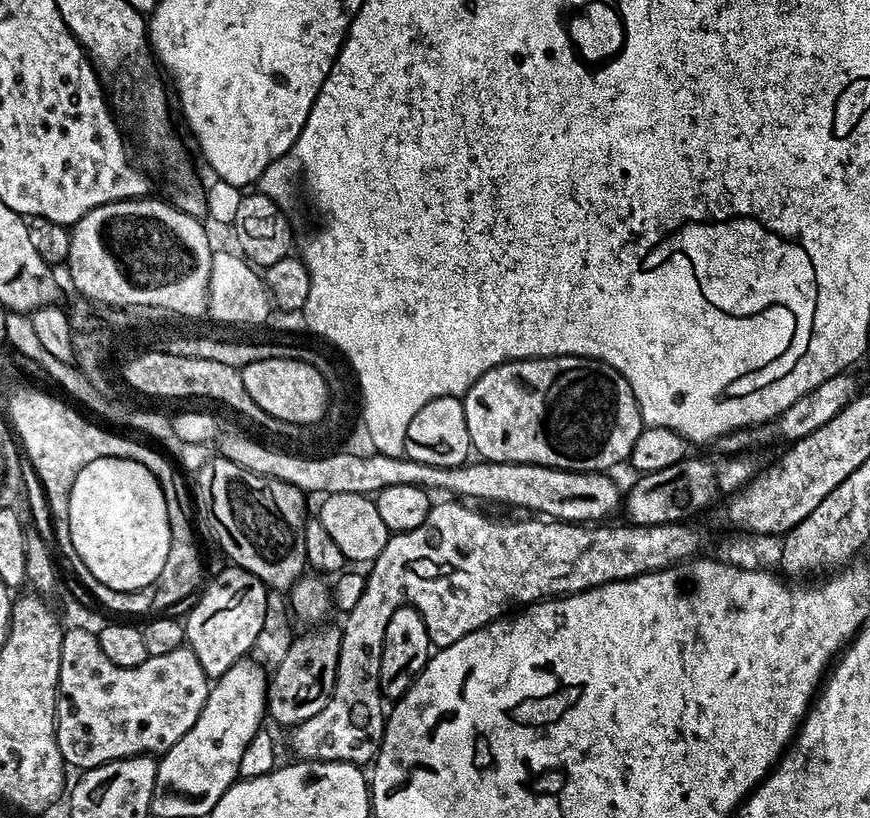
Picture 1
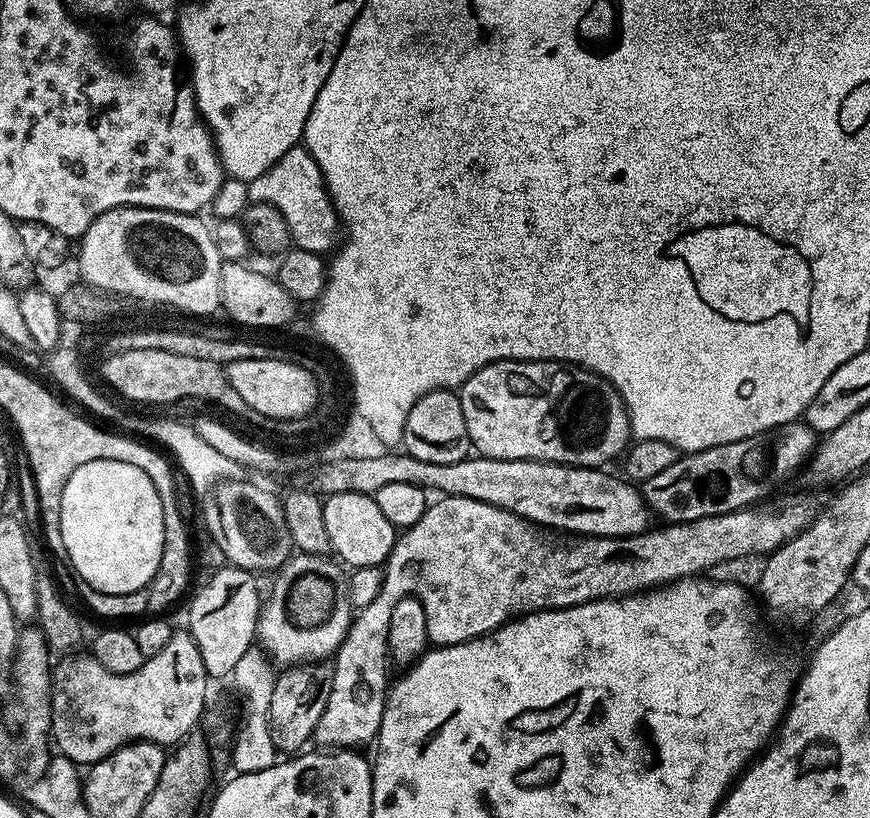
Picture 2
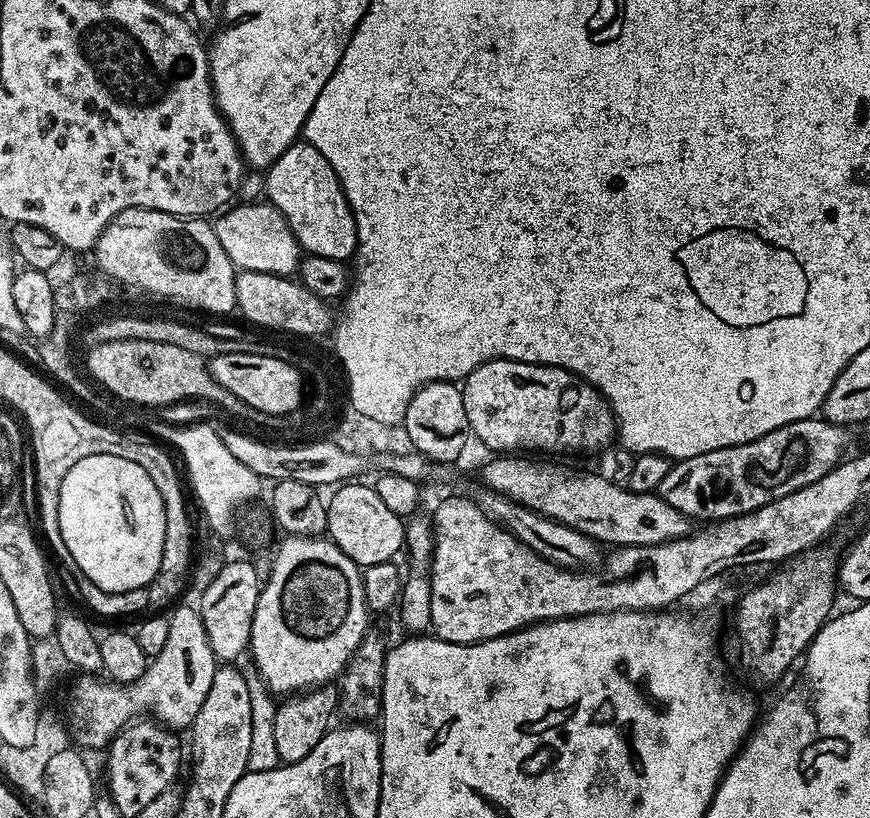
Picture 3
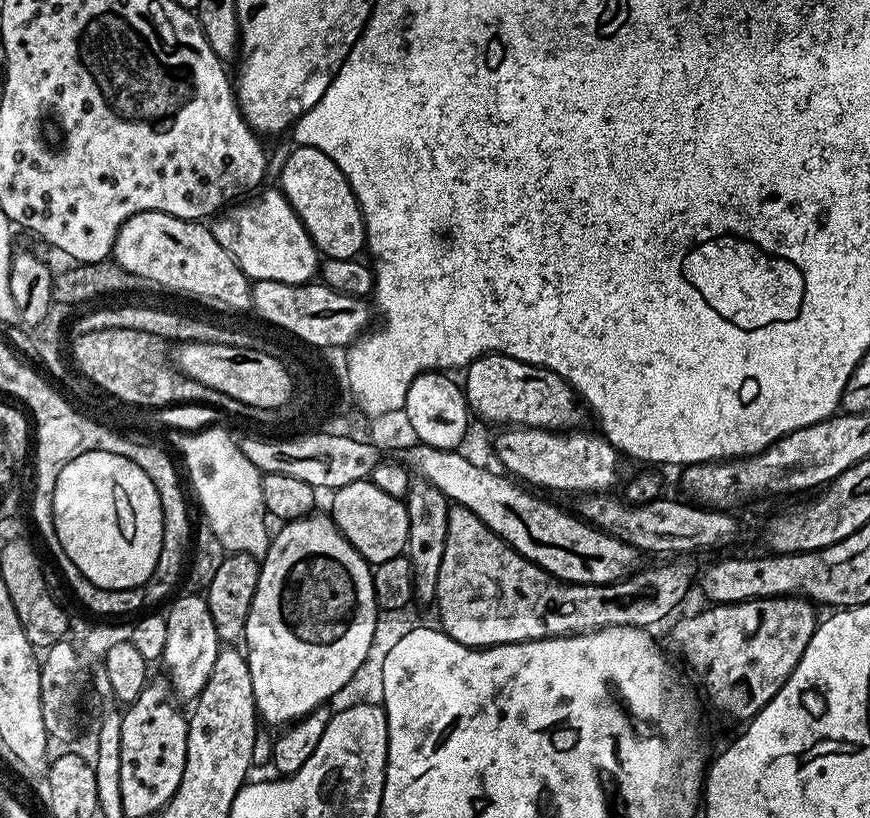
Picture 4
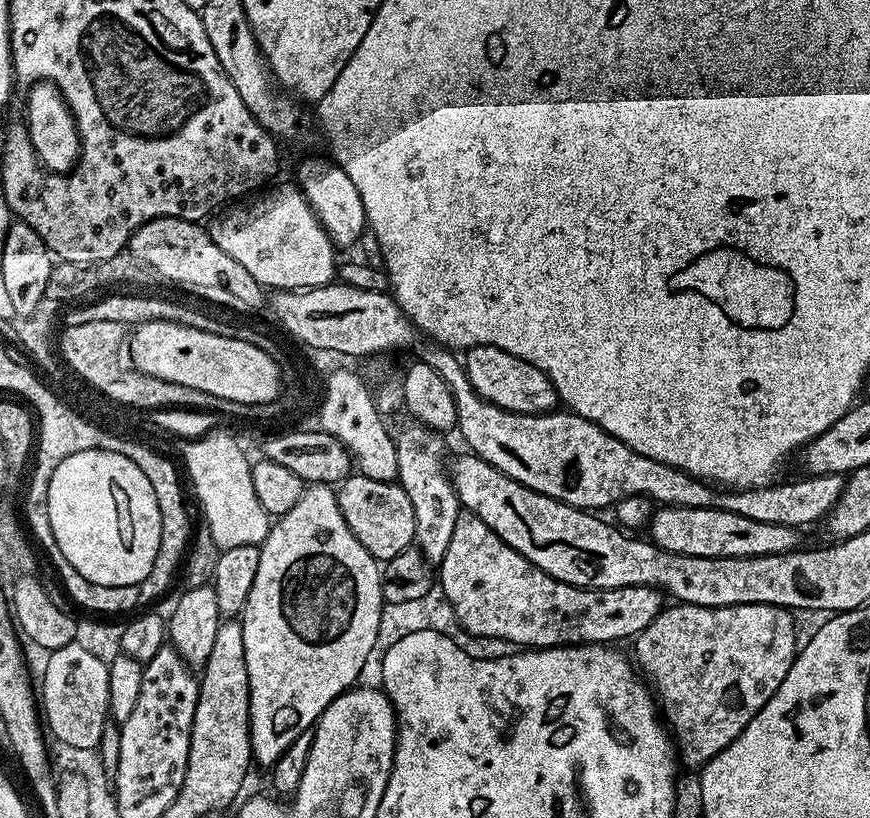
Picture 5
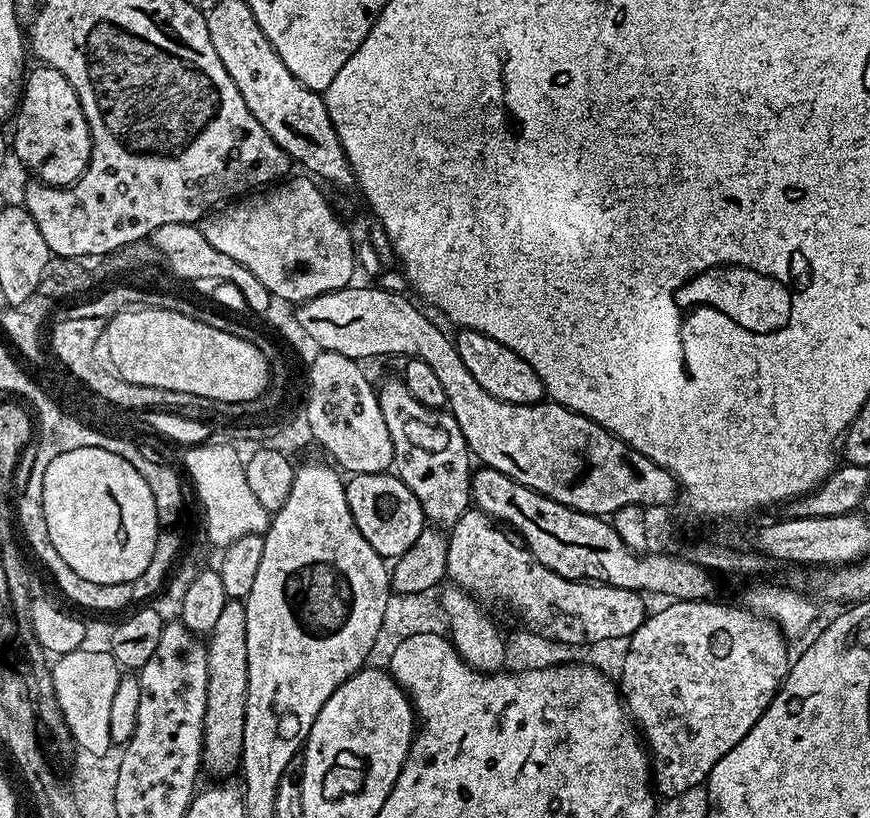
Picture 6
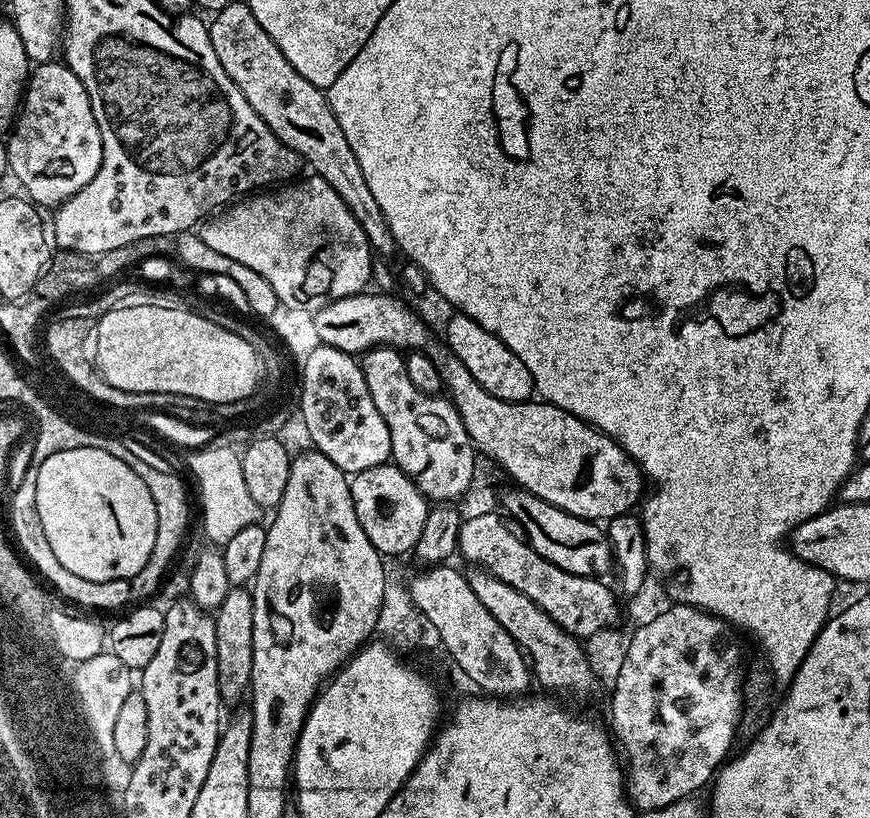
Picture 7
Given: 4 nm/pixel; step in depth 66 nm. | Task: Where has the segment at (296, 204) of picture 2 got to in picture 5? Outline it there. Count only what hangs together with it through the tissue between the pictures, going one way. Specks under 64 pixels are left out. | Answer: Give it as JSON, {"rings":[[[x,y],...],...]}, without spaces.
{"rings":[[[306,158],[299,164],[296,176],[297,187],[314,210],[315,216],[319,218],[321,226],[327,230],[328,237],[335,247],[343,250],[356,243],[363,232],[365,235],[365,207],[358,190],[354,187],[354,182],[350,181],[344,170],[326,158]]]}

